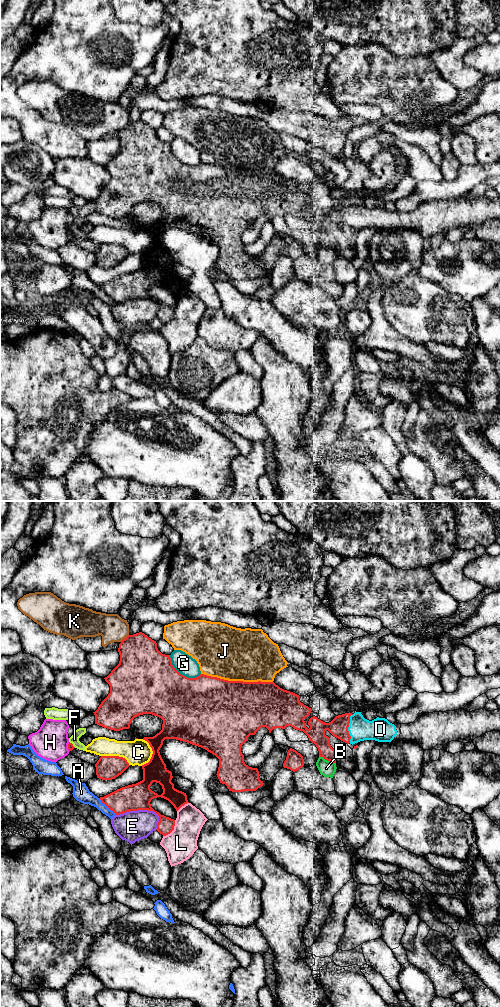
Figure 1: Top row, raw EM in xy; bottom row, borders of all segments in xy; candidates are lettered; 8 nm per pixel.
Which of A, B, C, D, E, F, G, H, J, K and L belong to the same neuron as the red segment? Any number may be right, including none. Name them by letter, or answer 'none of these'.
D

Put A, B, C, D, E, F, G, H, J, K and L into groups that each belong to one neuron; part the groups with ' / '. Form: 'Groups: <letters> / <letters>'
Groups: A / B / C F / D / E / G / H / J / K / L

